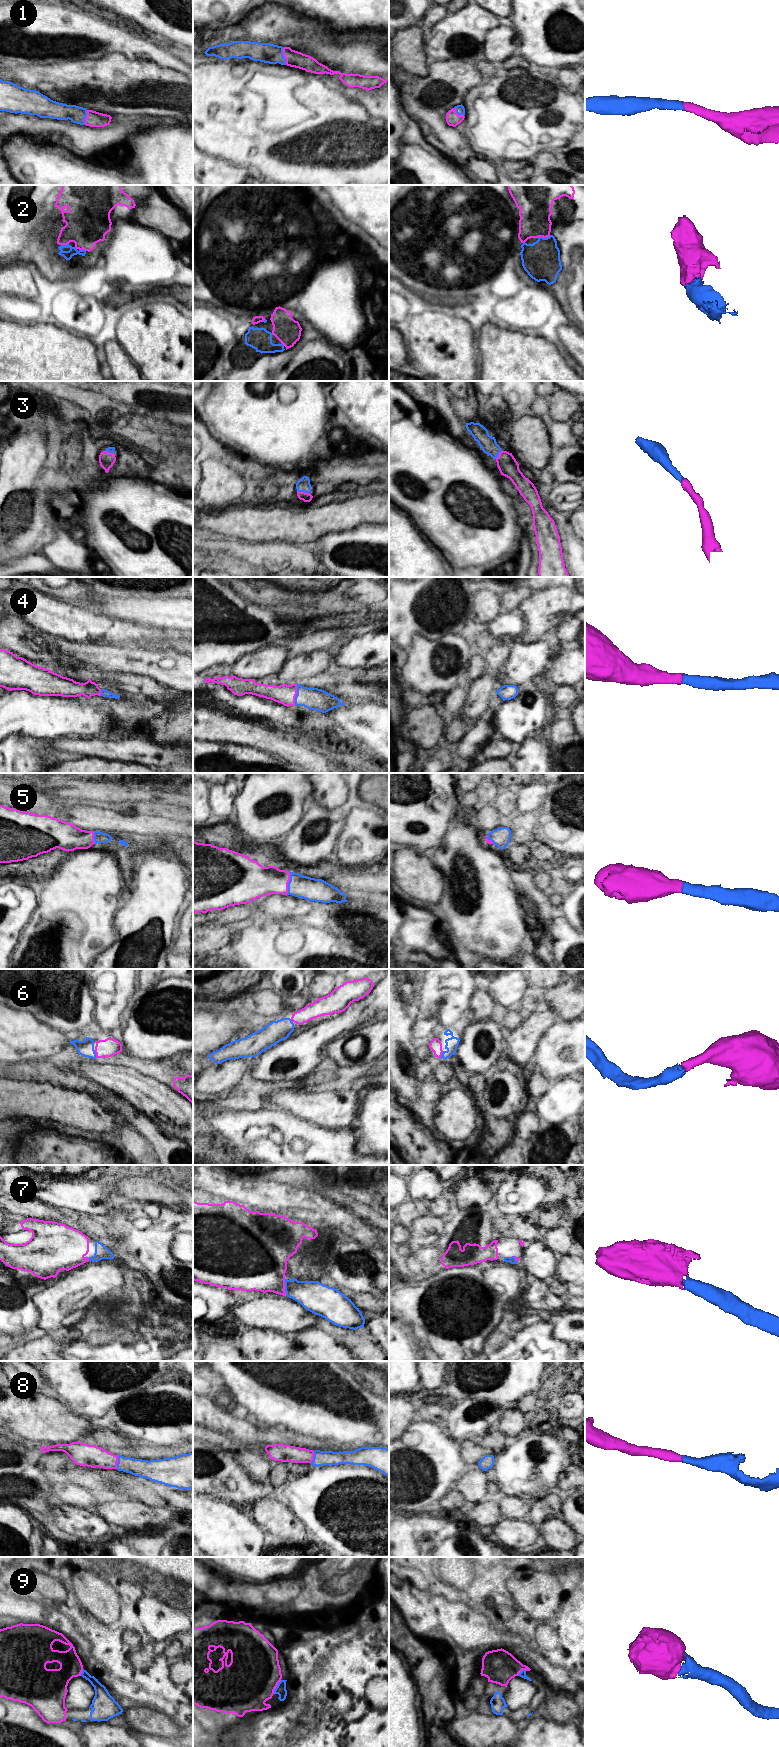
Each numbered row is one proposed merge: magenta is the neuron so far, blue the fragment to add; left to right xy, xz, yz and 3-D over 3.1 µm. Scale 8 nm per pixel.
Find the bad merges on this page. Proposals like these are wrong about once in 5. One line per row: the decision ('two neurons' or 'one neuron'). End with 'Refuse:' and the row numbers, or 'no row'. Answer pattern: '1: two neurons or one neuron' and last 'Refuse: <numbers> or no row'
1: one neuron
2: one neuron
3: one neuron
4: one neuron
5: one neuron
6: one neuron
7: one neuron
8: one neuron
9: one neuron
Refuse: no row

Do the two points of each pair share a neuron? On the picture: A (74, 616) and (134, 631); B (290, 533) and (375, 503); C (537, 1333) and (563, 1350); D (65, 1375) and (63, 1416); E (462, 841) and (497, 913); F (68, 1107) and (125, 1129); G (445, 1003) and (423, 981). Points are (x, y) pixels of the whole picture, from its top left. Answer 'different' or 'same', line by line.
A: same
B: same
C: same
D: different
E: same
F: different
G: same

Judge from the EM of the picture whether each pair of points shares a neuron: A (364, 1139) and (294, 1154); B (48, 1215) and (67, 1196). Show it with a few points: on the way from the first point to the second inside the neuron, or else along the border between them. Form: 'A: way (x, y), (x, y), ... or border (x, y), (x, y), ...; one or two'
A: border (352, 1128), (356, 1149), (377, 1154); two
B: border (40, 1200), (57, 1208); two

